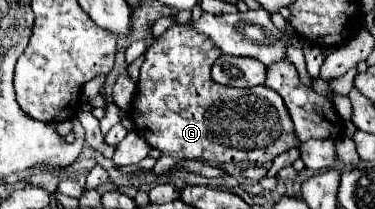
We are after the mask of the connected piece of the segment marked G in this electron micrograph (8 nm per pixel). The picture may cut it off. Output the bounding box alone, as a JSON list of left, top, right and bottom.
[130,24,298,174]

